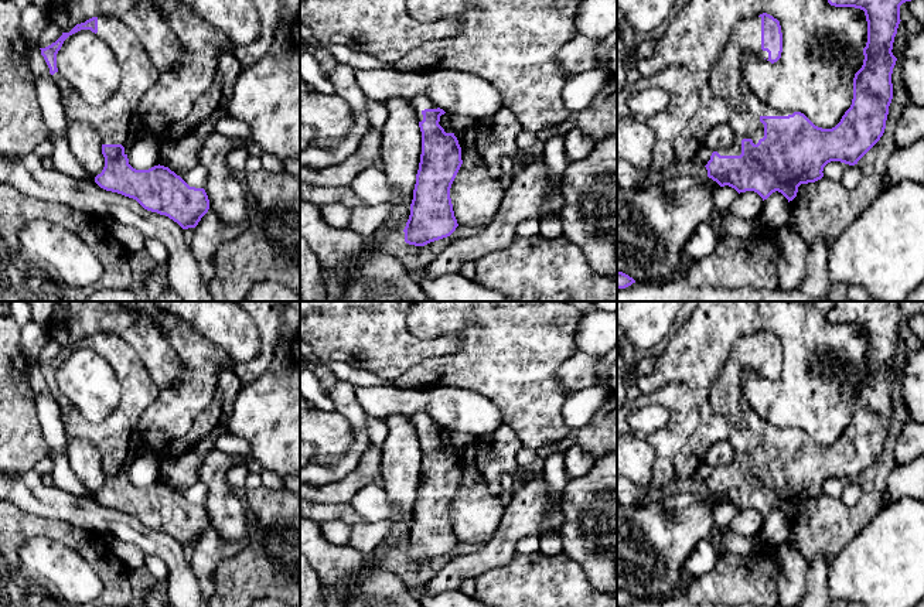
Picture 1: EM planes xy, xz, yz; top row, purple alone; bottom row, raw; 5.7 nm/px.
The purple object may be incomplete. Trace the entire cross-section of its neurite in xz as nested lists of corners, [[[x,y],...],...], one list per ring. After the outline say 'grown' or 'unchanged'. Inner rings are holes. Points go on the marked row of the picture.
[[[429,96],[410,99],[422,132],[422,154],[405,242],[425,246],[450,236],[458,226],[450,198],[451,184],[463,164],[461,147],[447,113]]]; grown

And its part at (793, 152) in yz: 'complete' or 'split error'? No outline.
split error

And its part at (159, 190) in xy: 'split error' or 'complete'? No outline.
split error

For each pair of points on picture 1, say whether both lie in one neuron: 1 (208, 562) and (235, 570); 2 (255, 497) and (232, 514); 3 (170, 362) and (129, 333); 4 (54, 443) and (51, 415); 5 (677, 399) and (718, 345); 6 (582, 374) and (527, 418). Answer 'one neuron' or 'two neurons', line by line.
1: two neurons
2: two neurons
3: one neuron
4: one neuron
5: two neurons
6: two neurons

